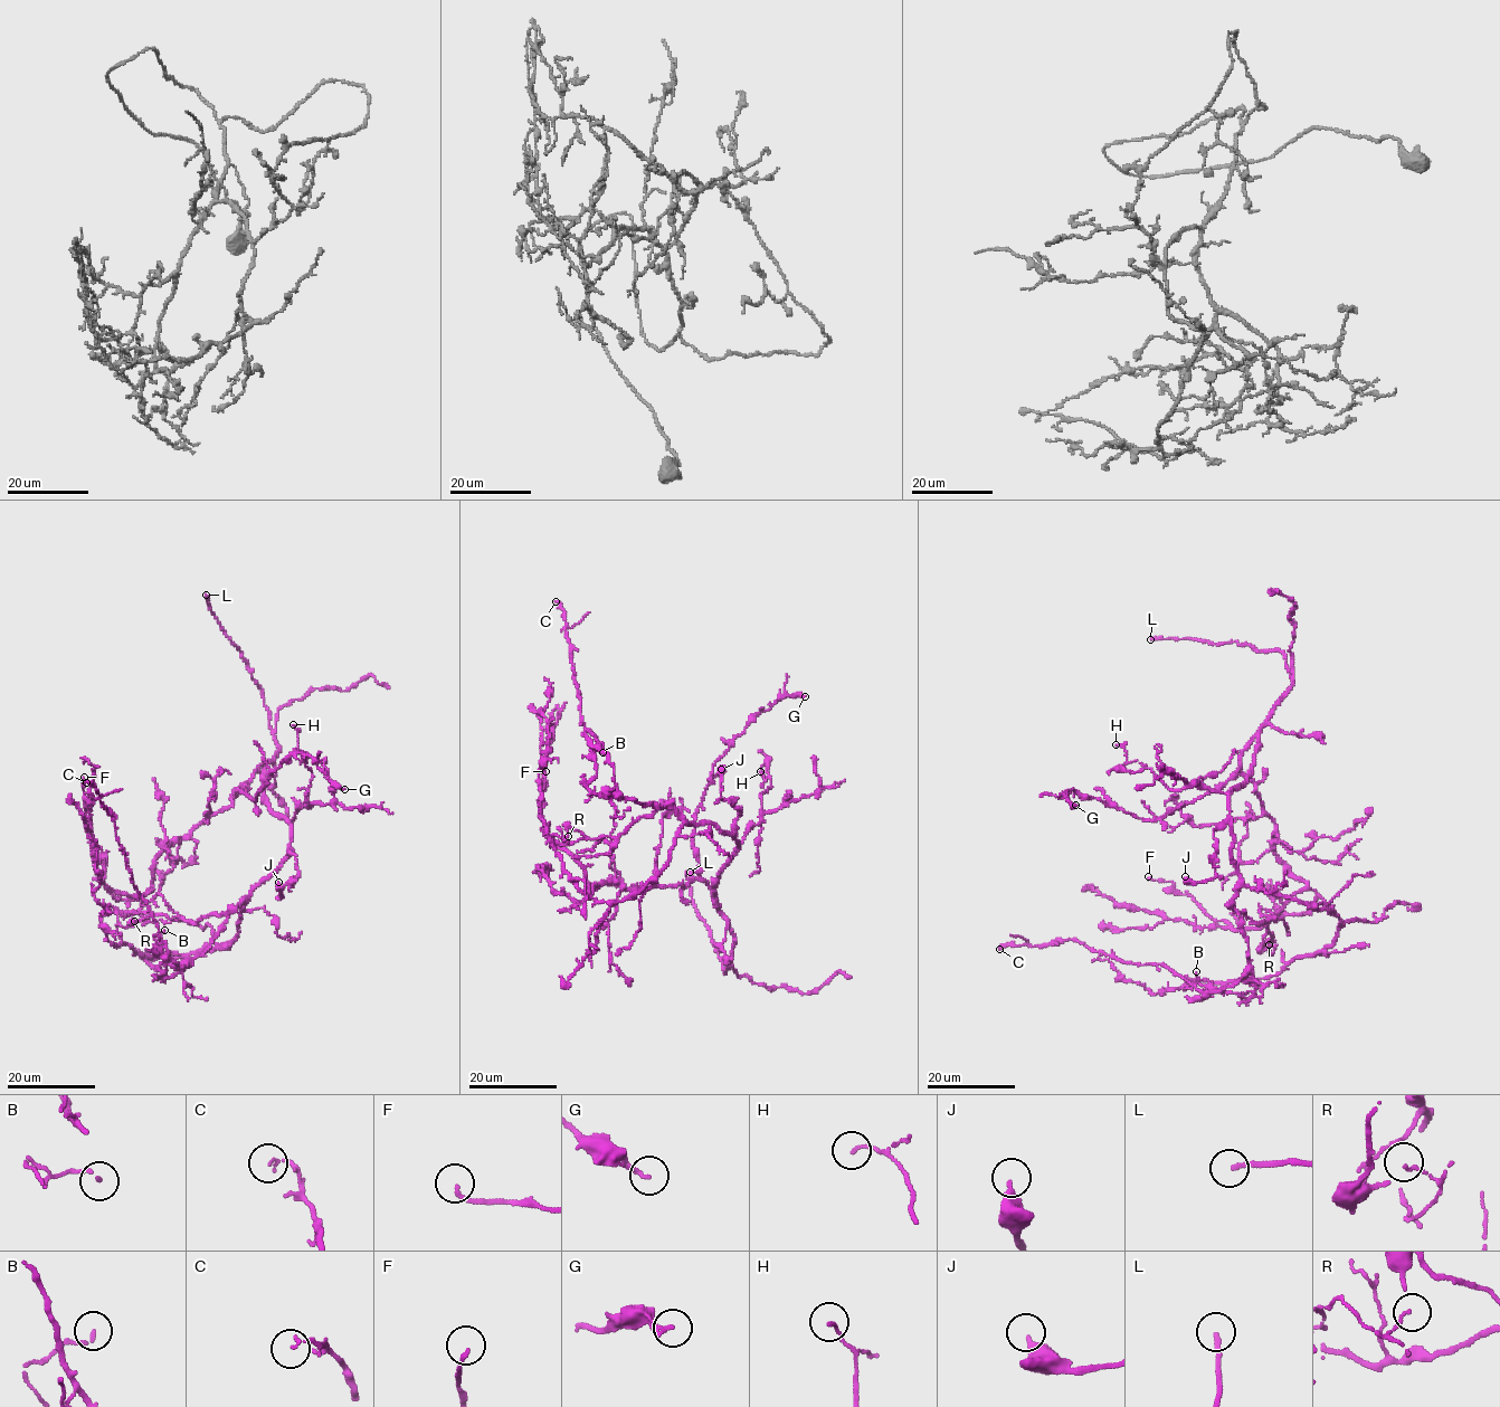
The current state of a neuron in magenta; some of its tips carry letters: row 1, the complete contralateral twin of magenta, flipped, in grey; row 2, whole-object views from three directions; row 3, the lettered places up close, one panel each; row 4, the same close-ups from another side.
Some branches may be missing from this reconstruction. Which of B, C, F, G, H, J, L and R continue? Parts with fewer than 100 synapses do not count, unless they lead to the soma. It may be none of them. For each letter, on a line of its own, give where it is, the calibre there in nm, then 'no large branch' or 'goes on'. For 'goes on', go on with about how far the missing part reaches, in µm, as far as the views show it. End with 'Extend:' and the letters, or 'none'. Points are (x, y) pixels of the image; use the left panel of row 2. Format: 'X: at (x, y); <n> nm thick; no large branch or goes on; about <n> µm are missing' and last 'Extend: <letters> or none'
B: at (164, 930); 120 nm thick; no large branch
C: at (86, 782); 120 nm thick; no large branch
F: at (84, 777); 150 nm thick; no large branch
G: at (344, 789); 140 nm thick; no large branch
H: at (293, 724); 110 nm thick; no large branch
J: at (278, 882); 340 nm thick; no large branch
L: at (206, 595); 190 nm thick; goes on; about 120 µm are missing
R: at (134, 921); 80 nm thick; no large branch
Extend: L

